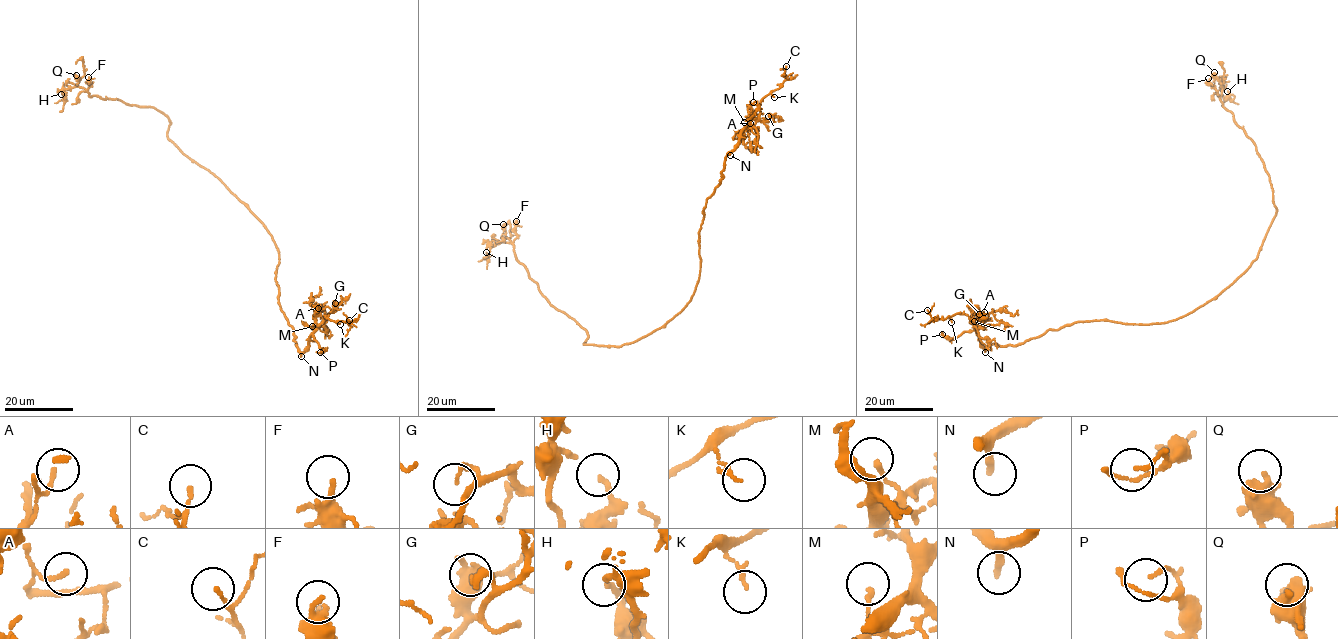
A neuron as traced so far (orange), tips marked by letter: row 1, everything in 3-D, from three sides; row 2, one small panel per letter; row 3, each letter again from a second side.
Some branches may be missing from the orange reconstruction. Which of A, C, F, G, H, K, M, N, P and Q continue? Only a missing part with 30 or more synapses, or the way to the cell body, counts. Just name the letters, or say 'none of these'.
N

